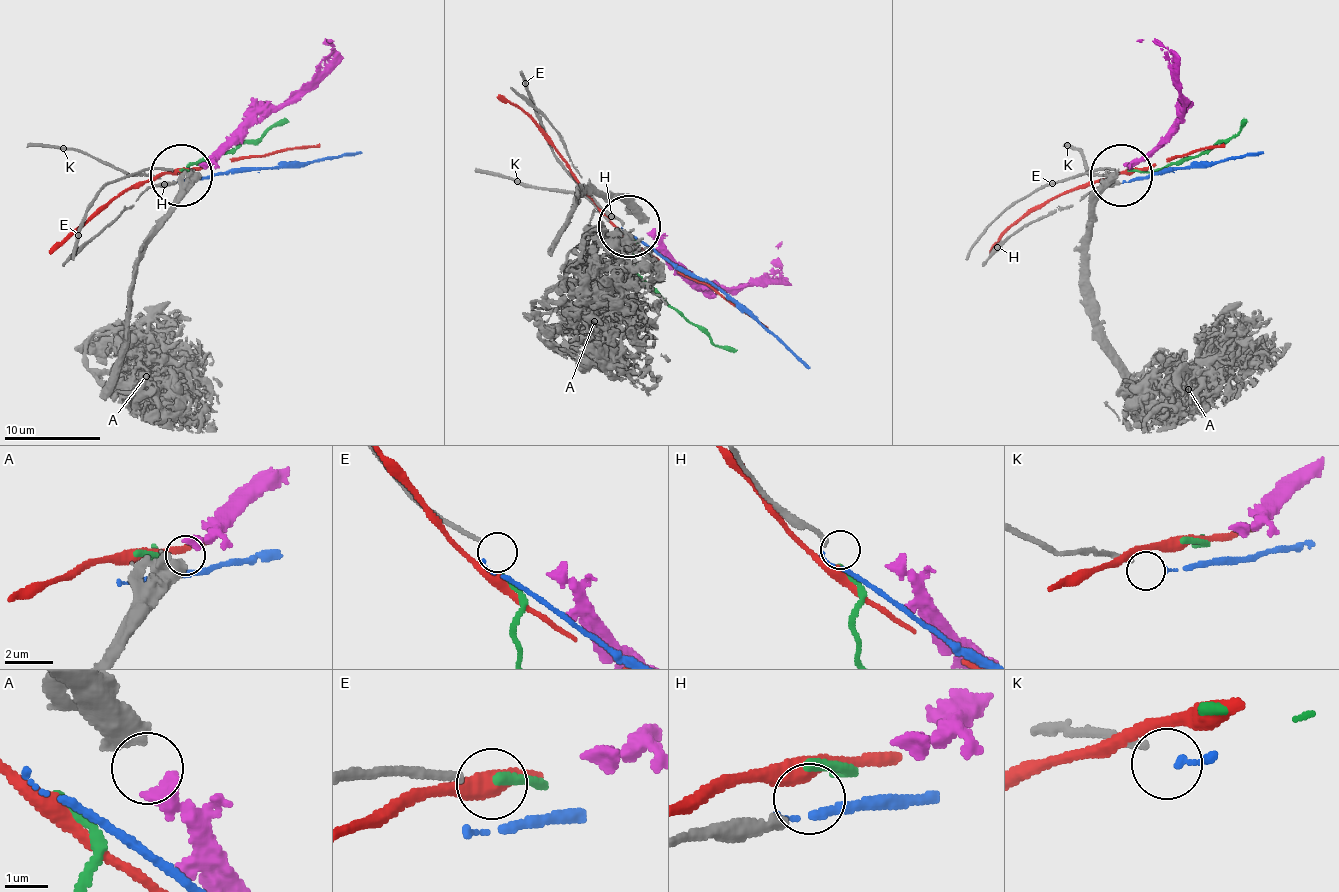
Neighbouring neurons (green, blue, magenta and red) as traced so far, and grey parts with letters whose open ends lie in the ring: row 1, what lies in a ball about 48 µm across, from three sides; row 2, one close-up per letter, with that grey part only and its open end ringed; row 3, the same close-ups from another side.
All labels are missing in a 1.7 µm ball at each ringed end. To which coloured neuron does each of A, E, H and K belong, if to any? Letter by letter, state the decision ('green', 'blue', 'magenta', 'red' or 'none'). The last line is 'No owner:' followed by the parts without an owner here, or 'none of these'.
A: magenta
E: green
H: none
K: blue
No owner: H

